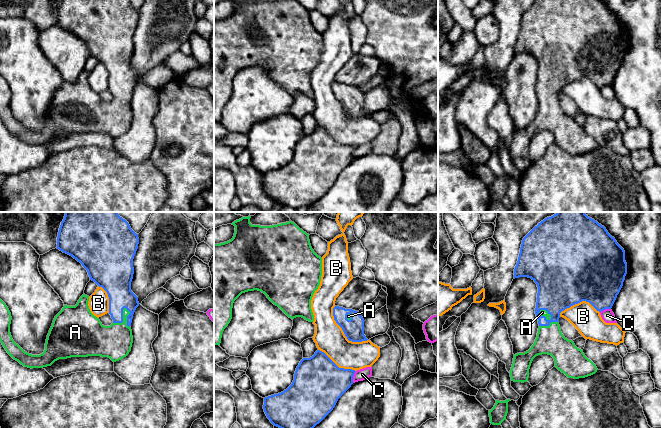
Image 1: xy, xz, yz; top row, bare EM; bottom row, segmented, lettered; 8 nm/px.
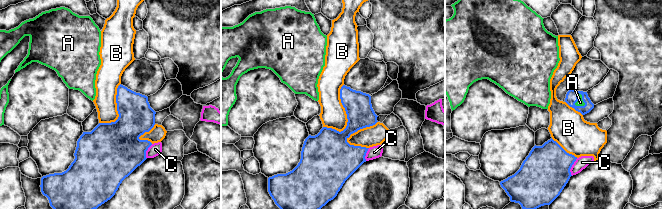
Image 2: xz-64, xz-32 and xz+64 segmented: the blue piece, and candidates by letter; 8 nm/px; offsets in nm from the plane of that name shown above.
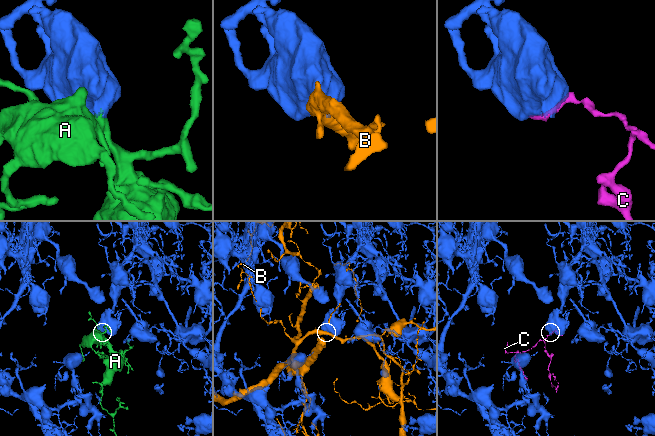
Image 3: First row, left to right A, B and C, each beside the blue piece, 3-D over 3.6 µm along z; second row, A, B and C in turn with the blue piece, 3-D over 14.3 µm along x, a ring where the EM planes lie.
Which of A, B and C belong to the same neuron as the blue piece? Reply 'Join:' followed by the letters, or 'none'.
Join: A

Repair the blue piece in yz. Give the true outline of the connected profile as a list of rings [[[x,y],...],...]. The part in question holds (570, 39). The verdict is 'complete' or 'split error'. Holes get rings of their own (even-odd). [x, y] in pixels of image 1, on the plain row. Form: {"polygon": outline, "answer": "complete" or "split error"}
{"polygon": [[[538,0],[535,2],[522,16],[514,45],[514,55],[528,53],[537,60],[535,90],[539,104],[531,124],[524,129],[514,131],[510,146],[511,156],[527,158],[533,135],[542,130],[551,131],[554,134],[555,143],[568,154],[579,155],[595,150],[598,146],[596,141],[585,132],[583,126],[577,124],[572,116],[568,116],[562,110],[559,101],[560,89],[582,77],[589,78],[599,88],[611,85],[623,62],[626,50],[625,27],[601,0]]], "answer": "split error"}

